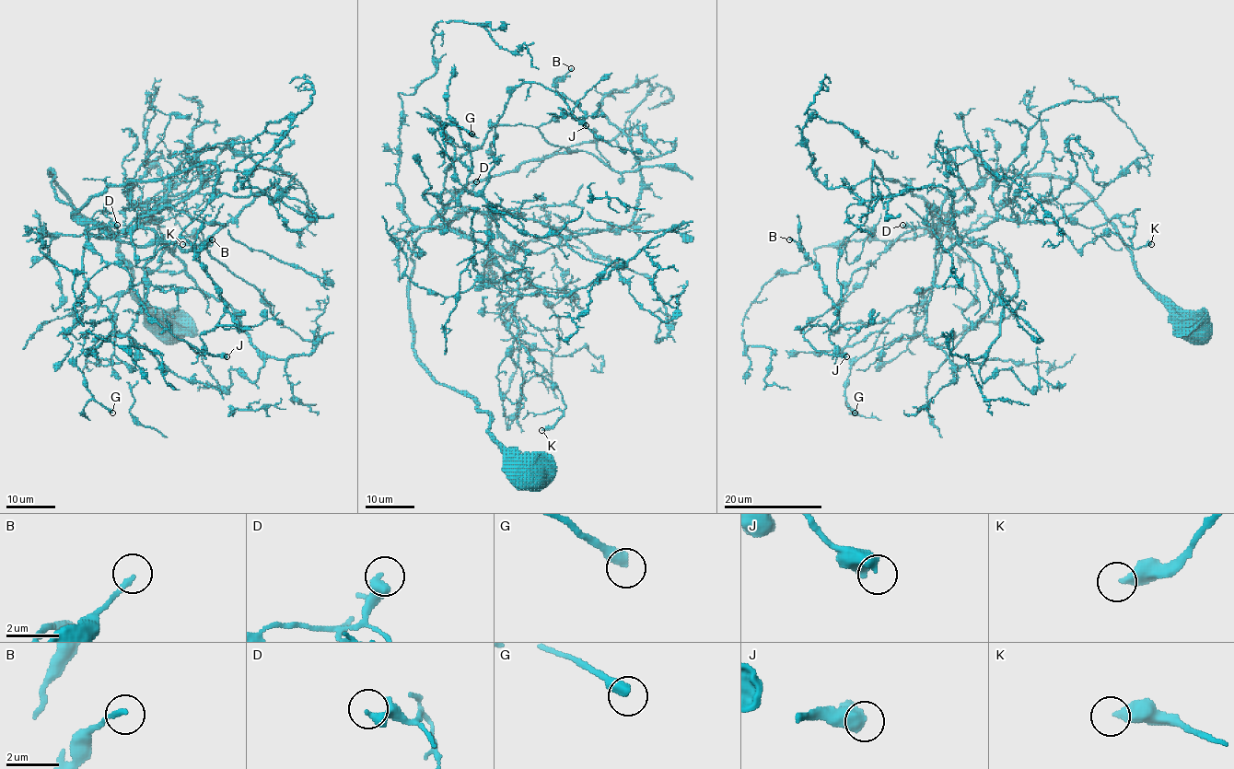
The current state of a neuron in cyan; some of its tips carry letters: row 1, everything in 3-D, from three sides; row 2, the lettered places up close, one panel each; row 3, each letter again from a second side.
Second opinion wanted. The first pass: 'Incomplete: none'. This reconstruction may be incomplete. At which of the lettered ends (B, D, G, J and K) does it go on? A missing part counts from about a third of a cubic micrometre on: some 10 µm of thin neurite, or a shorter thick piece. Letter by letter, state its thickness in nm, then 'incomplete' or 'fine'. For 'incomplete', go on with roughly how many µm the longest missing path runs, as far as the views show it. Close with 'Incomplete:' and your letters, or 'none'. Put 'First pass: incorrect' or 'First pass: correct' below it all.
B: calibre 200 nm; fine
D: calibre 400 nm; fine
G: calibre 440 nm; fine
J: calibre 550 nm; incomplete; missing 25 µm
K: calibre 400 nm; fine
Incomplete: J
First pass: incorrect

